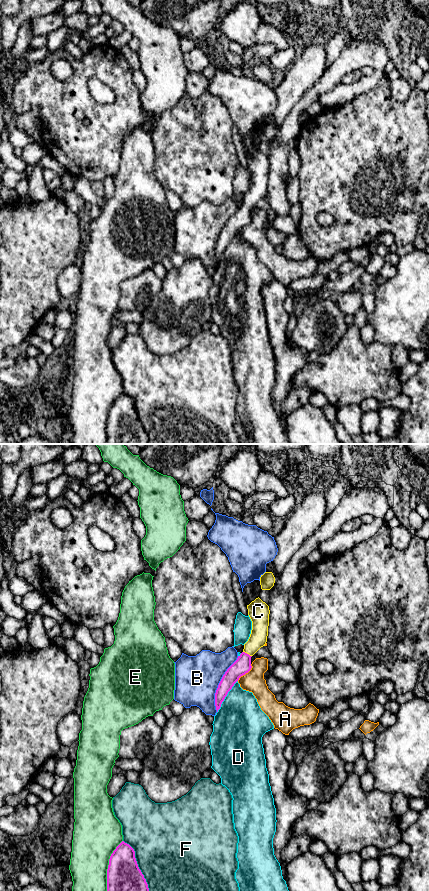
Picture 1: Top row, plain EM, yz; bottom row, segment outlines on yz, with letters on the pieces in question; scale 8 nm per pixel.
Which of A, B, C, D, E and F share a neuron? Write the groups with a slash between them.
A / B / C / D / E / F

